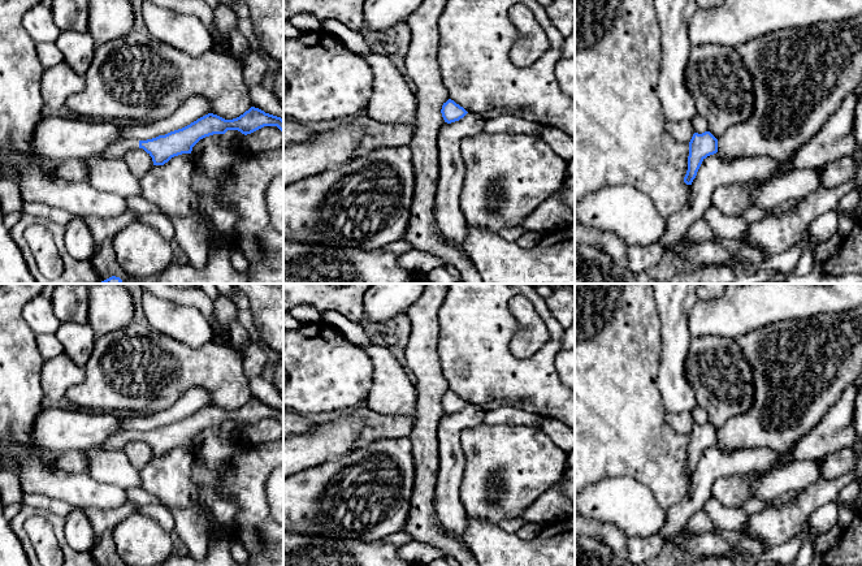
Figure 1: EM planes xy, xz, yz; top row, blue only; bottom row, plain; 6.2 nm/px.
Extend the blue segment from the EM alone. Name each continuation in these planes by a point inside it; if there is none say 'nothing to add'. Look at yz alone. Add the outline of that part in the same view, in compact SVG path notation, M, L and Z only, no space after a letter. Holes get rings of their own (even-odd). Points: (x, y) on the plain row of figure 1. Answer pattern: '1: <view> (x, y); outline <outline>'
nothing to add

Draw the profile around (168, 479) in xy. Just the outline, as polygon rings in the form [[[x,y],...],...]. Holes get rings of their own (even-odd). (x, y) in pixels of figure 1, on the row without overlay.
[[[191,445],[172,449],[164,457],[153,457],[140,470],[140,488],[166,509],[186,507],[199,496],[191,480],[194,453]]]

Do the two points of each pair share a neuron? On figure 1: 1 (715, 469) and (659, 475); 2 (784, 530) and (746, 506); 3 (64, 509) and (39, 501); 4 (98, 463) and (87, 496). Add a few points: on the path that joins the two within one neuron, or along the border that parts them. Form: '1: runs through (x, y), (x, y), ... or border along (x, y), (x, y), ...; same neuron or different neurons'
1: border along (691, 476), (688, 492), (675, 504); different neurons
2: border along (785, 504), (767, 506), (749, 517); different neurons
3: runs through (57, 508), (46, 502); same neuron
4: border along (86, 474), (102, 483), (121, 488); different neurons

